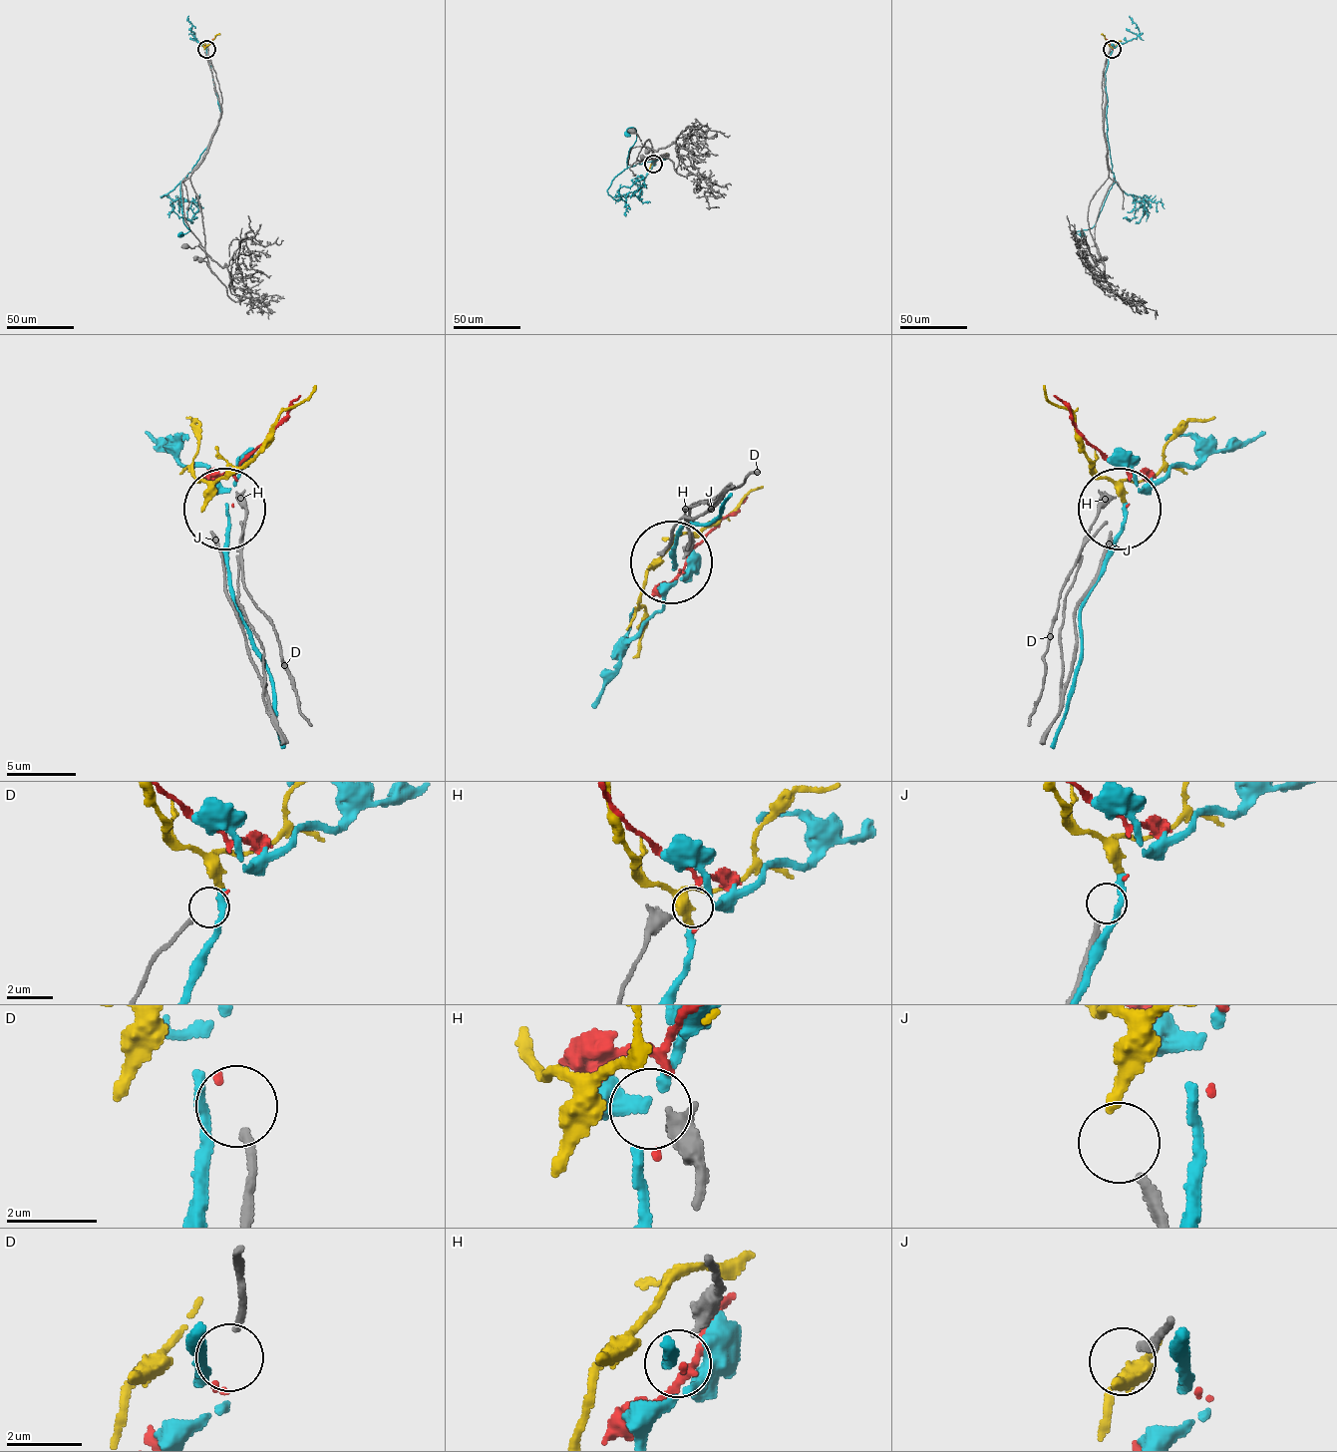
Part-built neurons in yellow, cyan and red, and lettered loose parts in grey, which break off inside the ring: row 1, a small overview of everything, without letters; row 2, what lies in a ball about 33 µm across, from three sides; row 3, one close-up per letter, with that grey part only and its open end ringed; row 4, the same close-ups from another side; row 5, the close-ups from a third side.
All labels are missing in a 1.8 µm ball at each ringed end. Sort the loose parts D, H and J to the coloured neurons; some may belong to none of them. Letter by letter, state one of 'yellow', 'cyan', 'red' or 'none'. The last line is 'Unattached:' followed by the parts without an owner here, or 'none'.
D: red
H: none
J: yellow
Unattached: H

